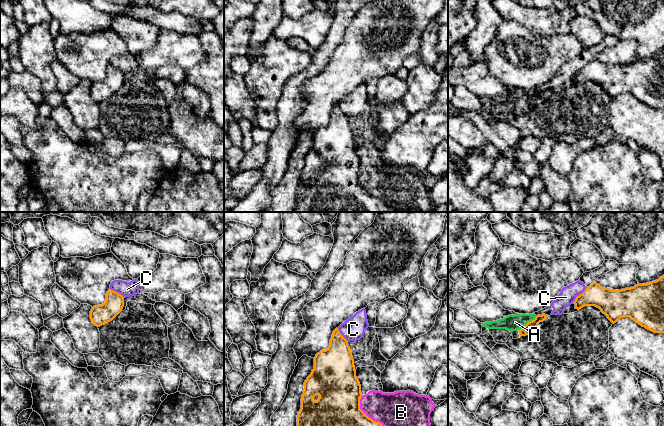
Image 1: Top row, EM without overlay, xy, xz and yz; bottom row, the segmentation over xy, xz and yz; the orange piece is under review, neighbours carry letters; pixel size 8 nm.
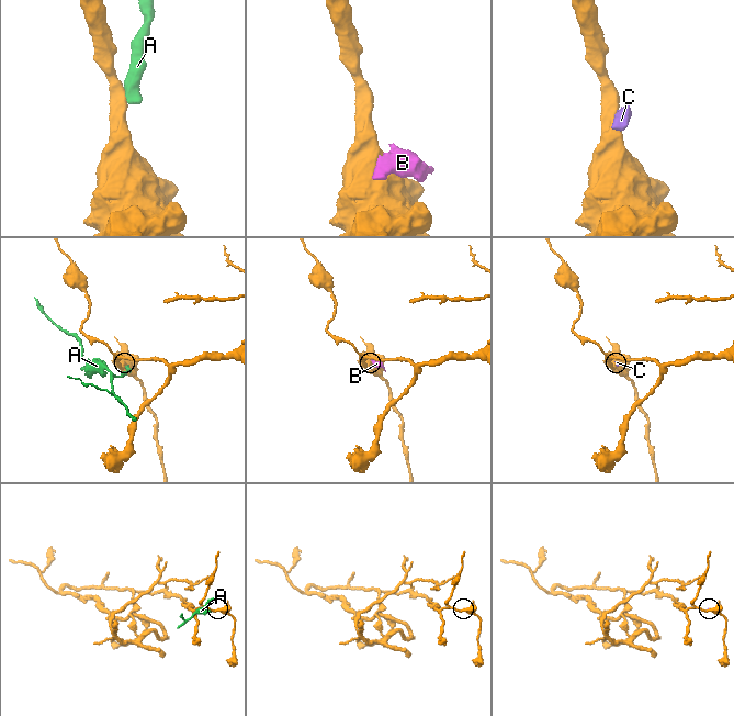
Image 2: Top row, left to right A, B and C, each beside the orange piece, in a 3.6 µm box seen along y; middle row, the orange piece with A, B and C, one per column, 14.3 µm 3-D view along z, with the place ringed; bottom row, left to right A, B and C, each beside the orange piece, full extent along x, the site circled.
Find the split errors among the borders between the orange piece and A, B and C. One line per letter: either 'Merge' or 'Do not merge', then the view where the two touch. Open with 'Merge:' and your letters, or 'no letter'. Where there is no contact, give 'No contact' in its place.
Merge: no letter
A: Do not merge. Touches orange in yz
B: Do not merge. Touches orange in xz
C: Do not merge. Touches orange in yz

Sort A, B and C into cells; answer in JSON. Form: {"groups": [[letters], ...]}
{"groups": [["A", "C"], ["B"]]}

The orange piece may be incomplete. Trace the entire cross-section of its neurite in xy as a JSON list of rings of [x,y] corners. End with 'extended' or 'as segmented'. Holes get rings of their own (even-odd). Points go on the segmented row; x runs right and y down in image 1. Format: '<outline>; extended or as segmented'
[[[109,289],[106,293],[106,301],[102,305],[93,306],[90,311],[92,323],[100,327],[112,321],[123,309],[124,297]]]; as segmented

